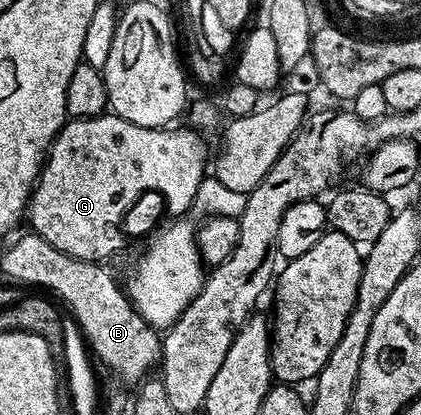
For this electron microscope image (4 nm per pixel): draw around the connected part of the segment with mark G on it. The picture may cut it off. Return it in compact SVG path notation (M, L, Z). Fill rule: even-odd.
M112 114L88 116L82 120L66 119L65 125L57 131L47 159L41 166L41 175L33 185L27 205L28 227L63 254L81 260L105 262L108 256L120 250L121 244L117 239L123 236L124 214L145 191L159 191L165 196L166 205L177 204L179 211L190 211L199 186L206 179L205 163L210 163L211 154L209 156L209 148L201 137L204 135L198 129L177 127L135 126L135 122L127 122Z

